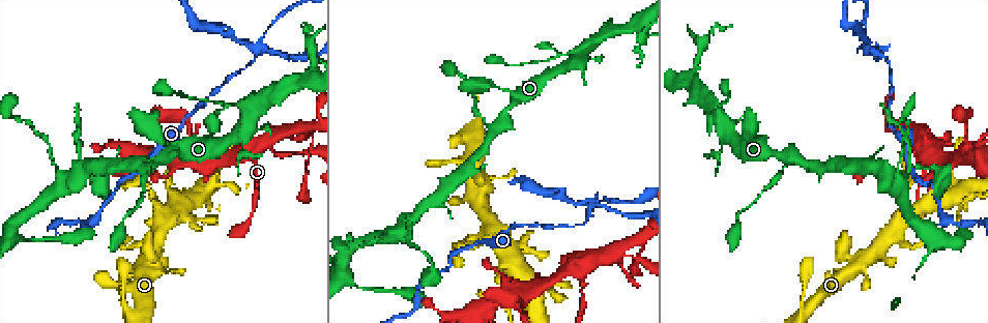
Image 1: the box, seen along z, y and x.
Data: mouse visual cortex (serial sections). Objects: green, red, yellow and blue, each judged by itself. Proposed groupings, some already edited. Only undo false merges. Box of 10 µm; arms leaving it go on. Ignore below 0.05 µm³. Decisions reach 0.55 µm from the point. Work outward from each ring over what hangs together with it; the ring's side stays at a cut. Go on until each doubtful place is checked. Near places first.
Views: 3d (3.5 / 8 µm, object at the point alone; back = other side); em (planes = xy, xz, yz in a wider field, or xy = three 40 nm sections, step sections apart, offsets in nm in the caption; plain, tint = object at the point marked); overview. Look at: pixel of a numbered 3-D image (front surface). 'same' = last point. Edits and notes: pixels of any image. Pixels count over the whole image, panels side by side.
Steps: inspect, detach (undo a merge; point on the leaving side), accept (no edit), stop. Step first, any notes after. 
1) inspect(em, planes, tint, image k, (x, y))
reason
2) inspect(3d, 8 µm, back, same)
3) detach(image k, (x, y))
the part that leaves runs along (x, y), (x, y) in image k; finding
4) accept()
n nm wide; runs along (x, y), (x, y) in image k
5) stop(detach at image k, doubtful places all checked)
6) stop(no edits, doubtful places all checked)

inspect(em, xy, step 2, tint, image 1, (869, 50))
sharp bend

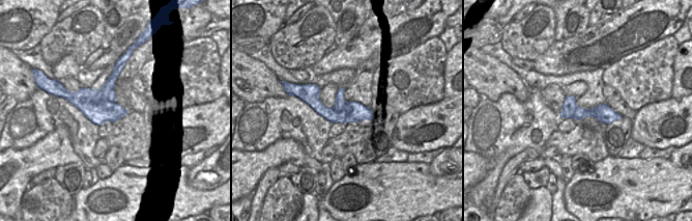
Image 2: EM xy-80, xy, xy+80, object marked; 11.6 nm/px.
inspect(3d, 3.5 µm, back, same)

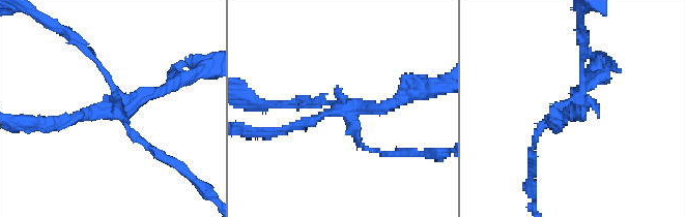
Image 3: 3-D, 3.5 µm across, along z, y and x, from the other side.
detach(image 3, (391, 104))
260 nm wide; the part that leaves runs along (352, 113), (431, 89) in image 3; a second cell is stuck on

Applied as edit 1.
inspect(overview)

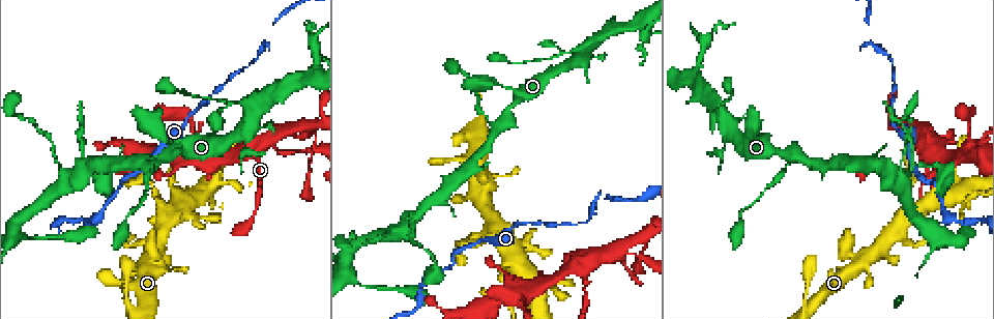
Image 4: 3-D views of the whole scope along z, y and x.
inspect(3d, 3.5 µm, image 4, (155, 191))
a narrow waist

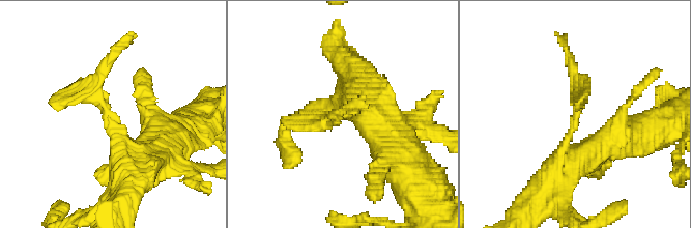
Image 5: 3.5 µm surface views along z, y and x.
inspect(em, xy, step 3, tint, image 5, (110, 117))
shape alone is not enough

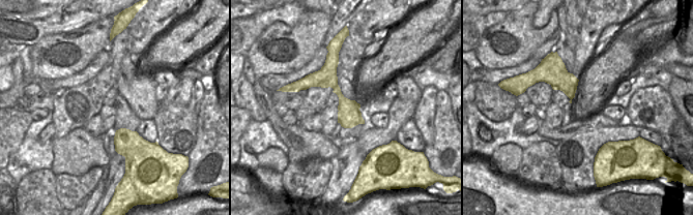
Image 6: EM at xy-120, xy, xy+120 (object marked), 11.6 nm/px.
accept()
runs along (329, 66), (329, 79), (361, 121) in image 6; one cell here

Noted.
inspect(3d, 3.5 µm, image 4, (969, 133))
thin neck

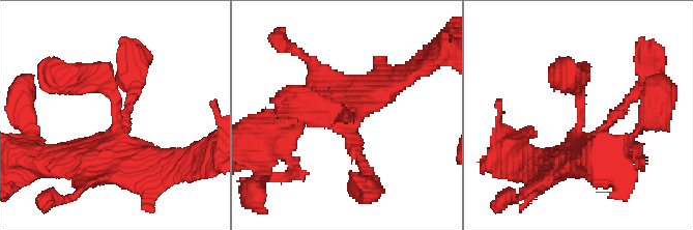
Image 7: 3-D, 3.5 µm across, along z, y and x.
inspect(em, xy, step 3, tint, image 7, (116, 114))
3 arms; arms of 150, 300, 350 nm

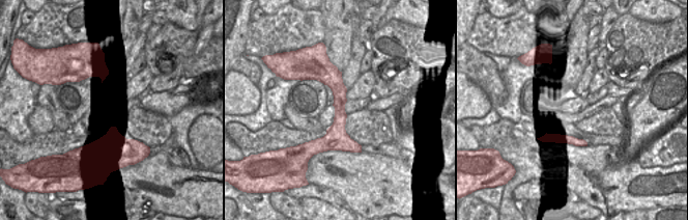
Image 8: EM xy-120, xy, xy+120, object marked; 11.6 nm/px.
accept()
200 nm wide; runs along (144, 164), (116, 136), (113, 91), (71, 79) in image 7; all the same cell

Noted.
inspect(3d, 8 µm, image 4, (496, 126))

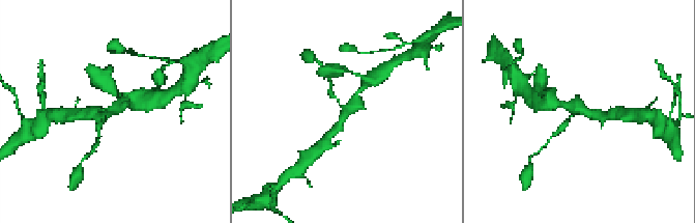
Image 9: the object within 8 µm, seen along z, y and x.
inspect(em, xy, step 2, tint, same)
3 arms; arms of 150, 200, 250 nm; now the EM

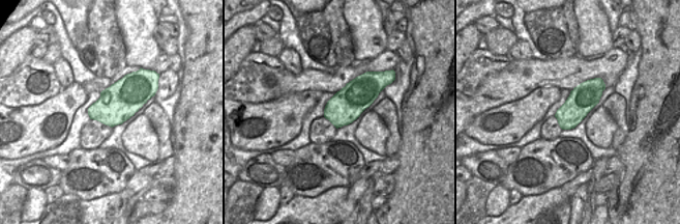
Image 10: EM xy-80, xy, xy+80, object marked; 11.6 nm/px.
accept()
runs along (365, 85), (334, 133) in image 9; all the same cell

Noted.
stop(detach at image 3, doubtful places all checked)

